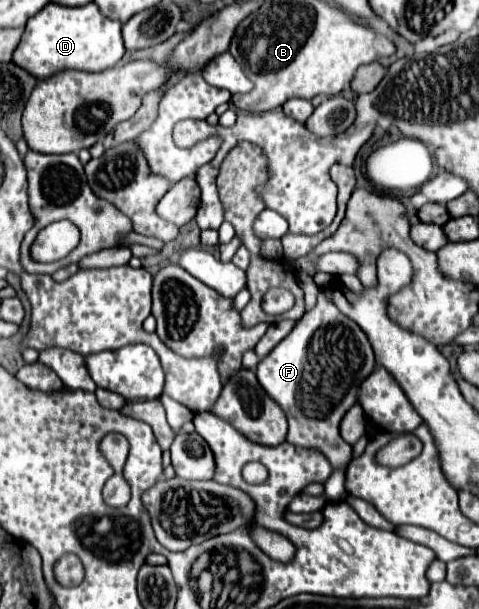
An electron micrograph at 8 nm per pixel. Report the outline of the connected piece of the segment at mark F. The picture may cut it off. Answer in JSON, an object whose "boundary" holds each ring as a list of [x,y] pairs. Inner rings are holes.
{"boundary":[[[319,297],[317,305],[295,323],[293,331],[259,361],[255,373],[261,387],[287,415],[287,443],[317,449],[335,467],[347,465],[347,457],[351,457],[351,447],[339,437],[339,421],[355,405],[359,385],[371,375],[375,365],[373,349],[363,329],[325,297]]]}

